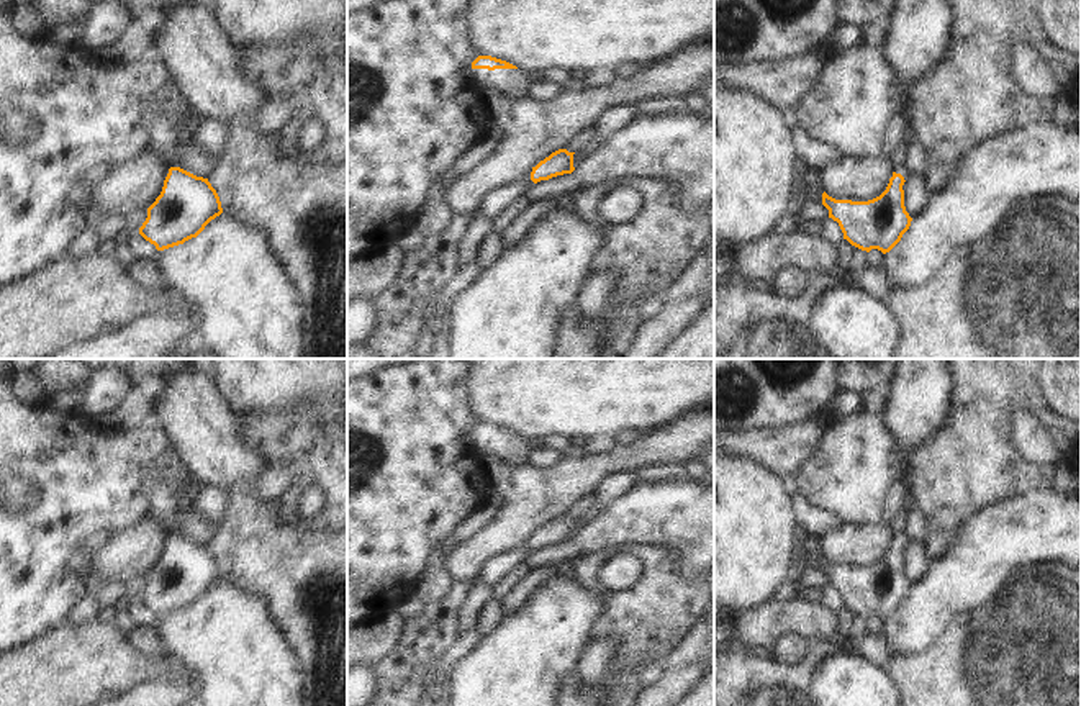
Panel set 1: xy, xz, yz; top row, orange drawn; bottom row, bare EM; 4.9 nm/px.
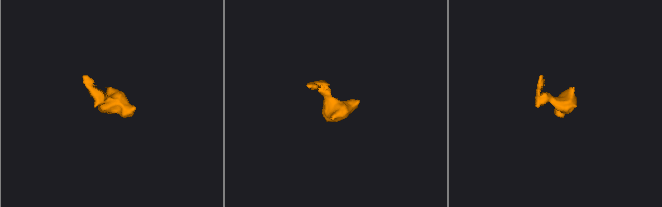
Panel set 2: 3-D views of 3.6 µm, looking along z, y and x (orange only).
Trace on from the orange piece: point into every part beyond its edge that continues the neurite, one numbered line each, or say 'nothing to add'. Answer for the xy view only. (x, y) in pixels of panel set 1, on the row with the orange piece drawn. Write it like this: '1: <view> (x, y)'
nothing to add

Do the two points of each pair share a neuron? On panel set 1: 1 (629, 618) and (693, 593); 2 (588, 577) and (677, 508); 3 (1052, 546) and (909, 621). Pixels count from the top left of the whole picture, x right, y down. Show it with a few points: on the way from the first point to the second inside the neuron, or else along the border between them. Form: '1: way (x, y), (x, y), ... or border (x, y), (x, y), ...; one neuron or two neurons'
1: way (646, 618), (654, 618), (667, 605), (677, 603); one neuron
2: border (670, 544), (619, 544), (593, 552); two neurons
3: way (1016, 546), (998, 546), (958, 585), (945, 593); one neuron

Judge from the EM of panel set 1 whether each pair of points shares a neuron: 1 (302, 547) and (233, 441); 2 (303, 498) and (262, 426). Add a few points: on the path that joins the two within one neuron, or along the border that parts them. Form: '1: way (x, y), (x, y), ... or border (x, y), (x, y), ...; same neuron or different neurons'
1: way (272, 529), (241, 498), (235, 470); same neuron
2: way (305, 480), (305, 467), (280, 443); same neuron

